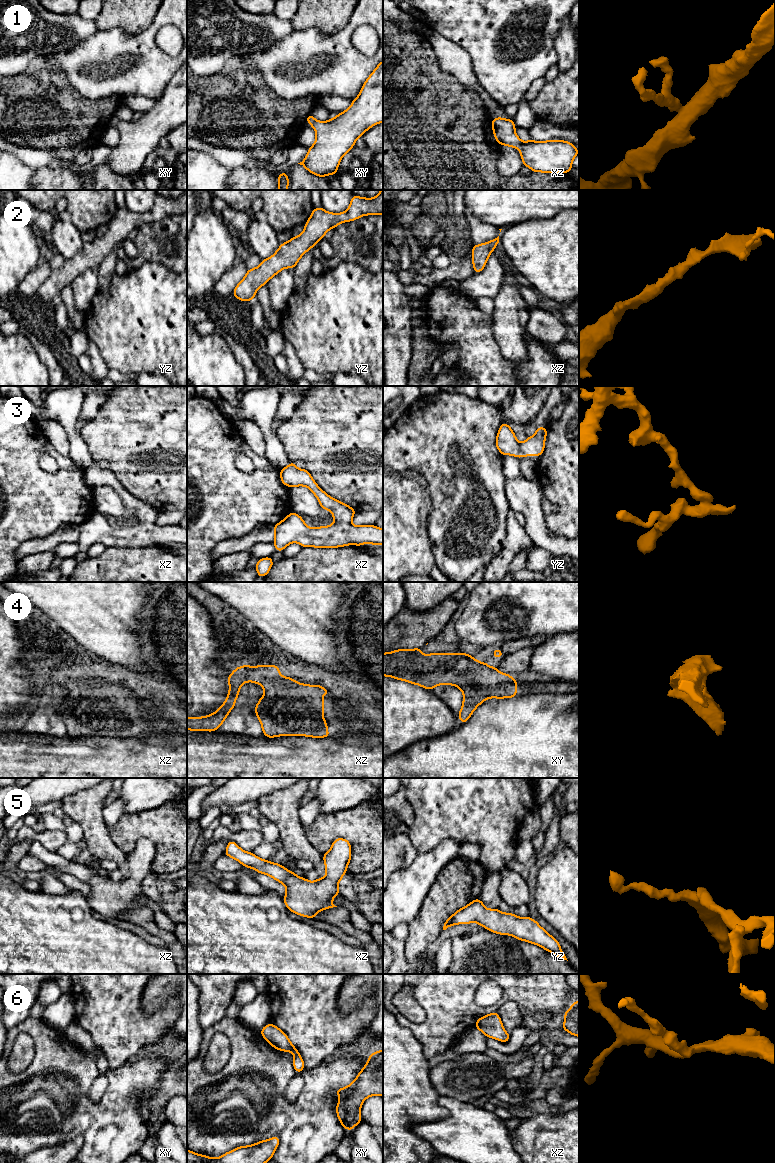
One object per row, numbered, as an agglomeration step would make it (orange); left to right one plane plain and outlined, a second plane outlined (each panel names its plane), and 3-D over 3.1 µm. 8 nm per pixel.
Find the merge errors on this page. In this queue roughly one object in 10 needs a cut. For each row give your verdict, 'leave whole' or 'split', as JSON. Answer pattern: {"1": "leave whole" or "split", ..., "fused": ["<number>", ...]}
{"1": "leave whole", "2": "leave whole", "3": "leave whole", "4": "leave whole", "5": "leave whole", "6": "leave whole", "fused": []}

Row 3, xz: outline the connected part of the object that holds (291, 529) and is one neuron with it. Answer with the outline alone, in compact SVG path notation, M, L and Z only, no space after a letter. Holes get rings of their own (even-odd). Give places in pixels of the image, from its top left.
M294 461L280 470L281 482L287 487L306 486L316 496L322 509L330 510L335 522L330 526L322 526L310 528L306 525L302 517L296 513L290 512L289 515L281 522L273 526L275 531L275 539L273 541L275 551L283 551L290 543L296 542L302 547L316 548L337 548L348 546L350 544L361 546L371 543L374 546L383 545L383 529L375 525L354 526L351 521L356 510L347 504L338 501L326 494L314 481L310 473L306 469L299 469L294 465Z

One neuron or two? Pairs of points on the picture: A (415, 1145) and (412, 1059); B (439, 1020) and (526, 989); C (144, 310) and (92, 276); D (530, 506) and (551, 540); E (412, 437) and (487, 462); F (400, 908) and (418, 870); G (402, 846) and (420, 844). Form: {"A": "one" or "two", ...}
{"A": "one", "B": "one", "C": "two", "D": "one", "E": "one", "F": "one", "G": "two"}

